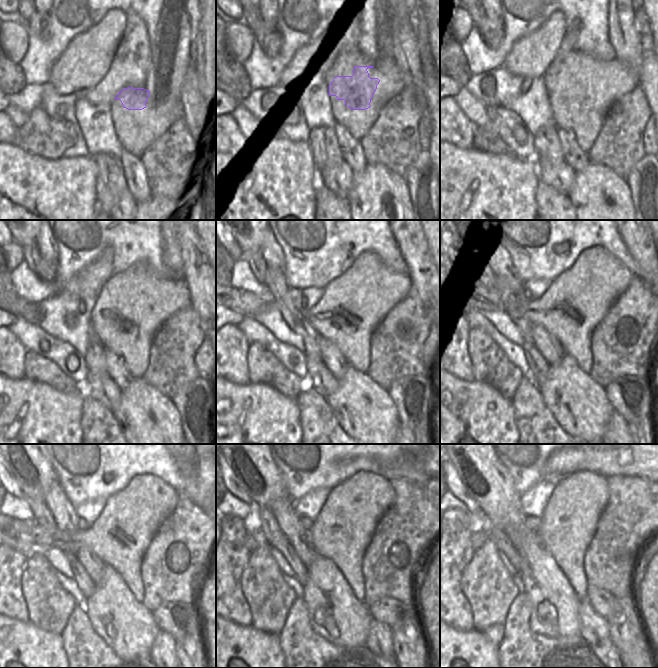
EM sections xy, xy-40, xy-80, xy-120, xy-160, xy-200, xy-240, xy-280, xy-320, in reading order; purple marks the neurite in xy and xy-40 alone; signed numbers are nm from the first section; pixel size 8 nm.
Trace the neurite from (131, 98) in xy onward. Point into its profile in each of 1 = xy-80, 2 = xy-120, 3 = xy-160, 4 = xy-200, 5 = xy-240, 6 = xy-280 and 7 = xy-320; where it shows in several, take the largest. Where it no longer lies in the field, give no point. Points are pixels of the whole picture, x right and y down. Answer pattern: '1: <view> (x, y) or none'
1: xy-80 (580, 91)
2: xy-120 (133, 314)
3: xy-160 (356, 314)
4: xy-200 (581, 319)
5: xy-240 (134, 543)
6: xy-280 (354, 541)
7: xy-320 (577, 540)

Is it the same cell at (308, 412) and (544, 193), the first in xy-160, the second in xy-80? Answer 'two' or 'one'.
one

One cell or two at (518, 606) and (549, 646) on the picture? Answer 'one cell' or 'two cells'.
one cell

